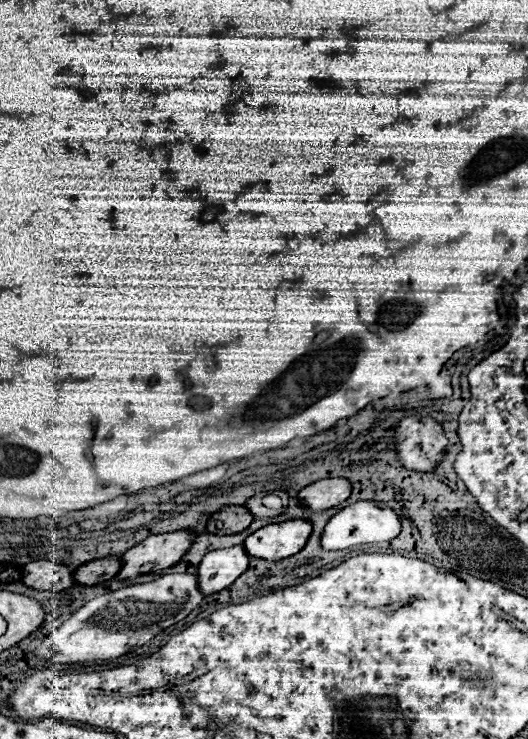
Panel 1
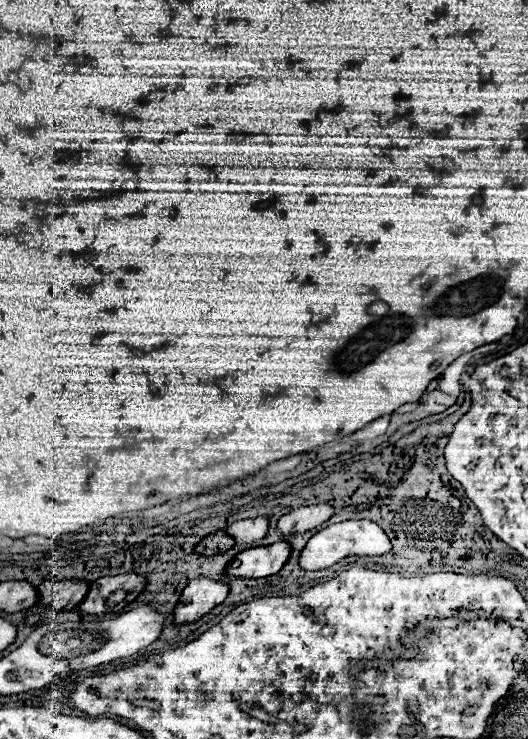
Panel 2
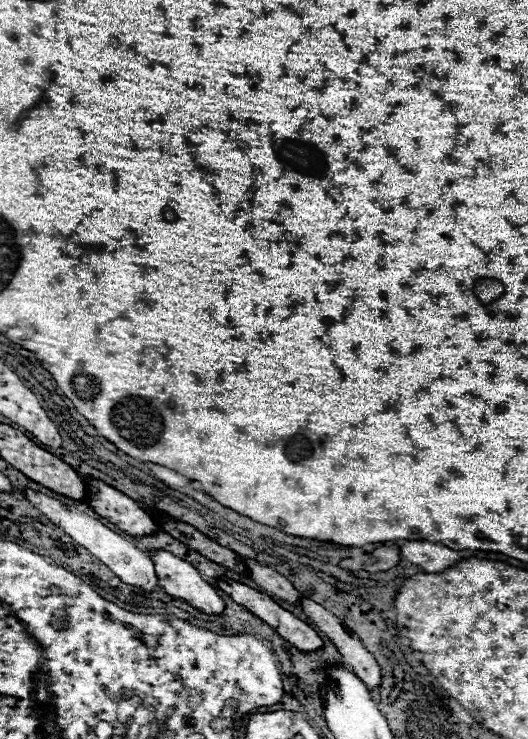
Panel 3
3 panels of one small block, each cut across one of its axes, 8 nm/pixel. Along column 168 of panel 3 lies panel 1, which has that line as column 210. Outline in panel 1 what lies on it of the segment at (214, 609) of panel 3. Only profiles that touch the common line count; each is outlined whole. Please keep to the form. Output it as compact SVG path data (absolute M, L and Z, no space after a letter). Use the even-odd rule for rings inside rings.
M244 546L208 552L198 566L198 588L200 588L200 592L204 596L208 596L208 594L216 594L220 590L226 590L230 584L234 584L236 578L240 578L248 570L248 560L250 558L244 554Z

